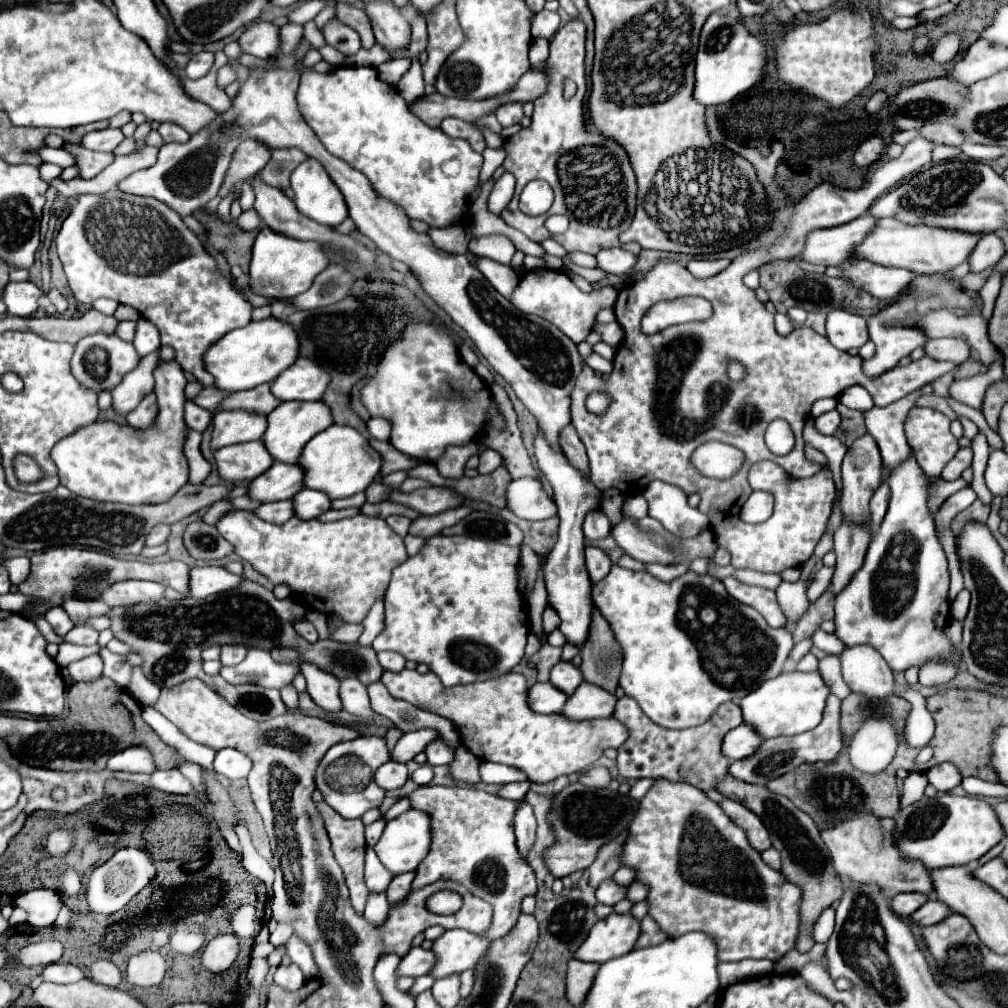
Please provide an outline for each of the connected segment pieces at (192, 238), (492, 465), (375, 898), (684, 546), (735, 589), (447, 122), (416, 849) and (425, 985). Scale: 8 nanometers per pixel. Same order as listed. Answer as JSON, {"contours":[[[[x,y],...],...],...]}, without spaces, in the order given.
{"contours":[[[[109,190],[103,196],[79,196],[55,237],[55,245],[69,280],[69,288],[79,302],[91,304],[93,300],[105,296],[135,308],[157,326],[161,332],[161,344],[173,346],[175,360],[203,386],[213,384],[211,374],[205,372],[201,362],[203,352],[223,334],[251,322],[253,306],[233,290],[231,282],[223,274],[219,274],[213,256],[207,254],[199,238],[183,224],[183,218],[155,198],[131,196],[119,190]]],[[[485,450],[481,454],[481,464],[479,464],[479,474],[487,474],[493,472],[497,466],[501,466],[501,456],[495,450]]],[[[381,892],[381,894],[369,894],[367,908],[365,908],[365,918],[373,926],[381,926],[383,920],[387,920],[387,914],[389,914],[389,902],[385,898],[385,892]]],[[[623,516],[621,522],[611,528],[611,536],[615,538],[617,546],[619,546],[625,554],[629,554],[629,556],[641,560],[643,564],[647,564],[647,562],[675,564],[675,562],[693,560],[693,558],[697,558],[697,556],[709,558],[709,556],[715,554],[715,538],[713,538],[711,530],[705,532],[705,534],[701,534],[701,536],[683,540],[683,538],[677,538],[677,536],[673,536],[671,532],[667,532],[655,518],[649,518],[649,516],[647,516],[647,518],[641,518],[641,520],[631,520],[631,518]]],[[[727,576],[723,580],[727,592],[737,598],[739,602],[743,604],[749,604],[751,608],[755,608],[765,620],[769,626],[773,628],[779,628],[779,626],[785,626],[785,614],[775,598],[775,592],[769,590],[769,588],[761,588],[761,586],[749,586],[749,584],[743,584],[739,582],[735,576]]],[[[445,118],[441,122],[441,130],[447,136],[451,136],[451,138],[467,140],[475,152],[483,152],[485,150],[485,140],[483,140],[483,136],[479,136],[481,132],[473,124],[469,124],[469,122],[463,122],[459,118]]],[[[407,810],[387,822],[373,850],[391,874],[401,874],[419,866],[429,852],[429,842],[429,816],[419,810]]],[[[419,976],[419,978],[415,978],[415,984],[409,988],[409,994],[411,994],[411,996],[417,996],[417,994],[429,990],[429,988],[433,986],[433,982],[435,982],[435,980],[433,980],[431,976]]]]}

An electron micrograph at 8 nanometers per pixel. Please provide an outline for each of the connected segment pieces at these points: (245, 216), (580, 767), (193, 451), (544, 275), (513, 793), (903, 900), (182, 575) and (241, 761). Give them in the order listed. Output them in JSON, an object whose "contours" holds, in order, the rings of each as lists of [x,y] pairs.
{"contours":[[[[247,210],[247,212],[243,212],[243,214],[239,216],[237,224],[241,224],[243,230],[255,230],[255,228],[261,226],[261,220],[259,220],[259,216],[257,216],[255,210]]],[[[405,668],[399,674],[385,672],[381,682],[387,686],[391,696],[451,720],[461,734],[461,742],[479,760],[499,762],[523,770],[535,784],[547,784],[559,776],[587,770],[587,766],[591,766],[605,752],[605,748],[619,748],[629,736],[625,726],[613,716],[573,722],[563,714],[543,716],[533,712],[527,706],[525,678],[515,672],[495,680],[445,688],[433,672],[419,674],[417,670]]],[[[190,430],[183,446],[183,454],[189,462],[189,482],[191,484],[201,484],[207,474],[211,472],[211,464],[207,464],[207,460],[203,457],[200,451],[200,444],[202,441],[202,434]]],[[[535,268],[535,270],[527,270],[521,276],[519,284],[511,294],[511,304],[523,310],[523,314],[535,314],[549,320],[563,334],[567,334],[575,344],[579,344],[589,336],[597,312],[601,308],[611,308],[615,304],[615,298],[617,298],[617,290],[613,286],[601,286],[599,290],[583,292],[573,284],[573,280],[565,272],[553,268]]],[[[525,780],[525,782],[511,782],[511,784],[505,784],[501,790],[499,790],[499,796],[501,798],[509,798],[509,800],[515,800],[515,802],[521,802],[529,790],[531,782]]],[[[909,892],[909,894],[897,894],[891,900],[891,910],[903,918],[909,918],[919,906],[923,906],[927,902],[925,894],[919,892]]],[[[71,546],[51,548],[49,552],[37,552],[31,556],[31,574],[19,586],[23,594],[45,598],[51,604],[61,604],[63,594],[77,594],[85,598],[97,598],[103,588],[119,580],[151,580],[159,584],[169,584],[179,594],[189,596],[189,566],[183,562],[137,562],[137,560],[119,560],[107,554],[99,554],[93,550],[79,550]]],[[[223,748],[217,752],[213,768],[217,774],[227,776],[229,780],[239,780],[239,778],[247,778],[251,770],[251,760],[235,748]]]]}

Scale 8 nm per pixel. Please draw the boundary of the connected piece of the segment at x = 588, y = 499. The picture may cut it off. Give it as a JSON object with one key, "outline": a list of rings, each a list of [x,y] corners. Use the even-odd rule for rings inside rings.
{"outline":[[[537,434],[537,438],[535,438],[535,456],[539,462],[541,474],[549,480],[549,484],[553,488],[553,500],[559,510],[557,512],[557,516],[559,516],[557,544],[551,550],[547,564],[545,564],[545,586],[547,586],[547,594],[549,594],[549,604],[557,610],[557,614],[561,618],[561,632],[567,638],[567,642],[575,644],[575,646],[583,646],[589,638],[595,602],[591,598],[593,582],[585,568],[585,556],[583,556],[585,538],[583,538],[581,526],[583,526],[585,514],[599,504],[601,492],[589,480],[585,480],[579,470],[575,470],[569,464],[565,454],[553,452],[541,434]]]}

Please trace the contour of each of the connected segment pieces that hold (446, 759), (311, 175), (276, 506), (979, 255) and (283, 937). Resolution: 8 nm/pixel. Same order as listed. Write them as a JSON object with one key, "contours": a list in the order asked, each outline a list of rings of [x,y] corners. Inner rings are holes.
{"contours":[[[[439,738],[437,742],[431,742],[425,750],[427,754],[427,764],[431,766],[437,766],[437,764],[451,764],[451,756],[453,756],[453,748],[445,746],[443,738]]],[[[309,158],[293,170],[291,188],[295,192],[293,202],[303,216],[325,226],[339,226],[347,218],[343,194],[317,160]]],[[[291,500],[283,502],[271,502],[271,504],[261,504],[259,508],[253,510],[261,520],[271,522],[271,524],[285,524],[293,516],[293,506]]],[[[991,232],[991,234],[985,234],[975,250],[971,252],[969,260],[971,260],[971,272],[981,272],[989,266],[993,266],[995,262],[999,262],[999,258],[1005,254],[1005,248],[1003,248],[1003,240]]],[[[277,924],[275,930],[271,932],[269,942],[271,942],[273,946],[281,946],[281,944],[285,944],[285,942],[291,938],[291,934],[293,934],[293,930],[291,930],[289,924]]]]}

